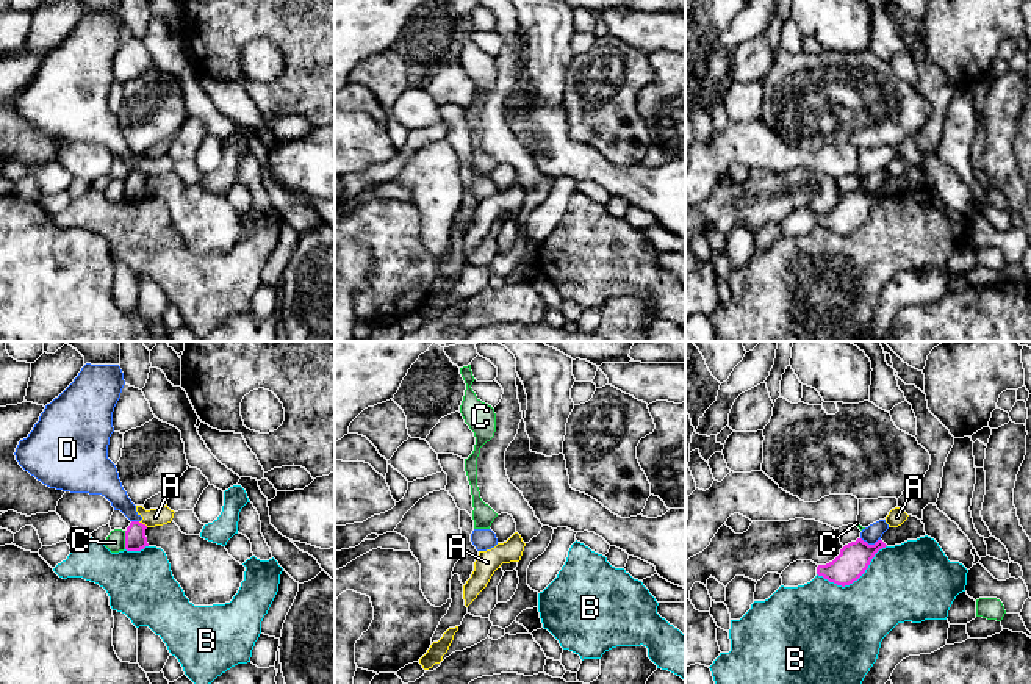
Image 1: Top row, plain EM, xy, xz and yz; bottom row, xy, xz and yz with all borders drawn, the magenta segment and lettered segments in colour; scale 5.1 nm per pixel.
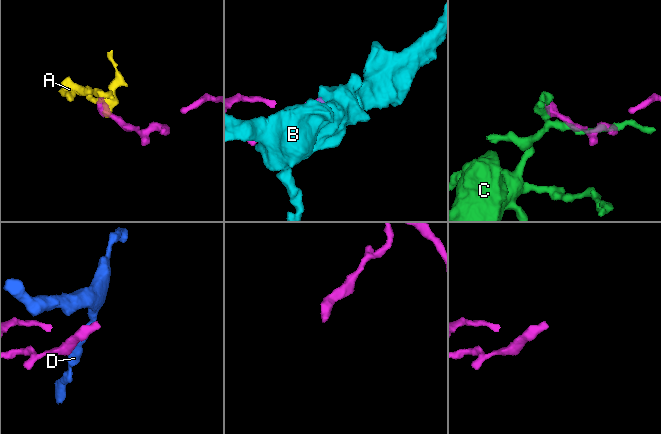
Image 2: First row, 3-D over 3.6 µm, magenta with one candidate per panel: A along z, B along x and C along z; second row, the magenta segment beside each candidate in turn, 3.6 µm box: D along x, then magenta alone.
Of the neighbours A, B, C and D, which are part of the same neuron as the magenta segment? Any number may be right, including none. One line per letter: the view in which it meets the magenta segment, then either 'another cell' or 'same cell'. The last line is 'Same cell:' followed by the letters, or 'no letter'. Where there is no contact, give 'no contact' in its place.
A: contact in xy; another cell
B: contact in yz; another cell
C: contact in xy; another cell
D: contact in yz; another cell
Same cell: no letter

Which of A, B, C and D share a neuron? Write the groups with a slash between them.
A / B / C / D

